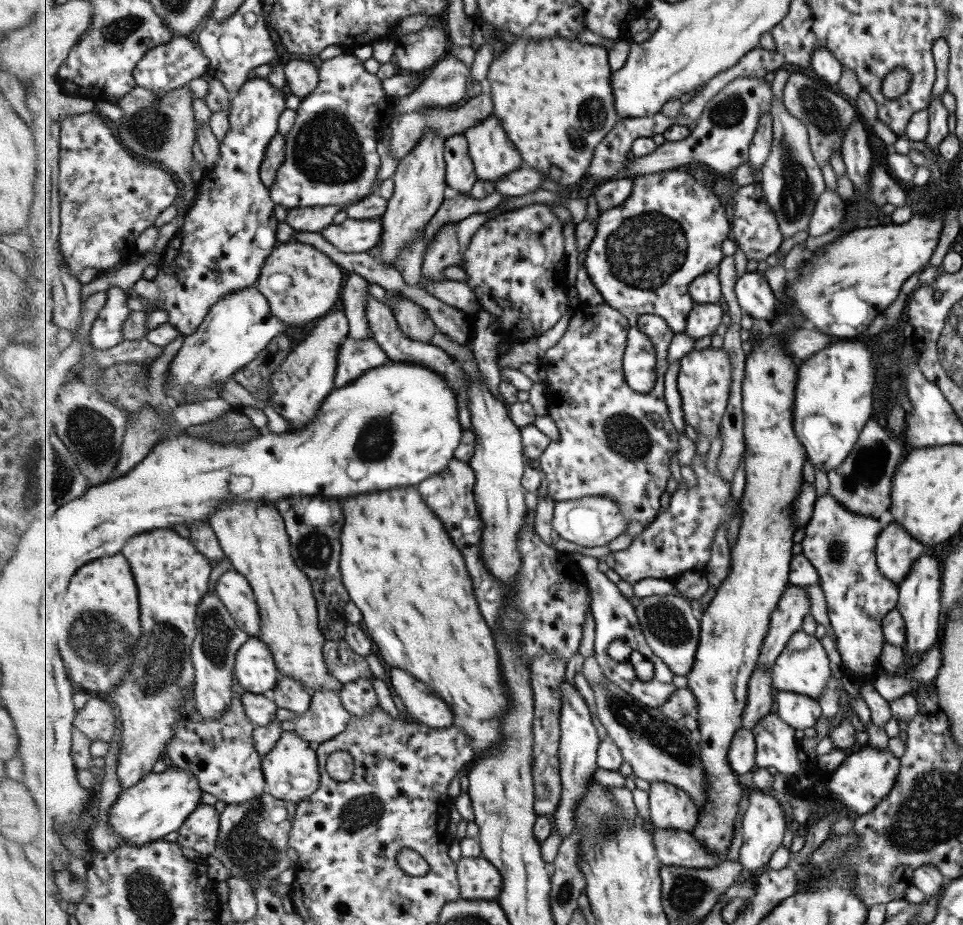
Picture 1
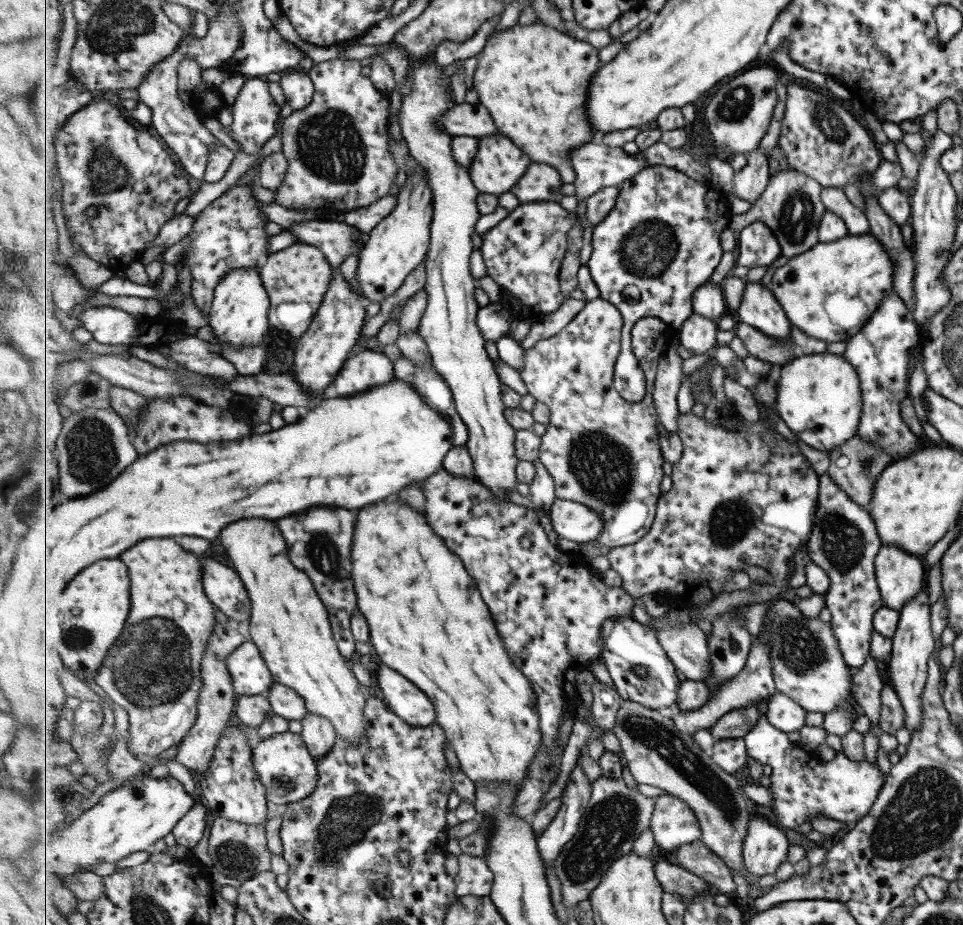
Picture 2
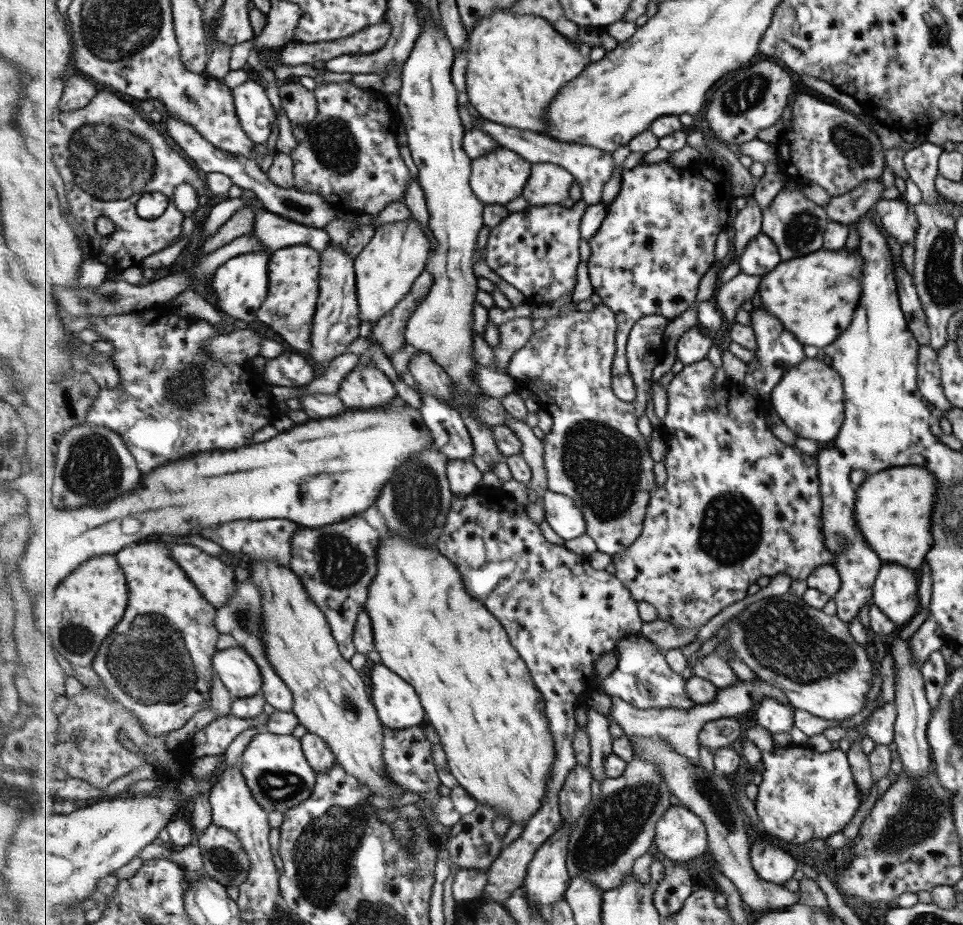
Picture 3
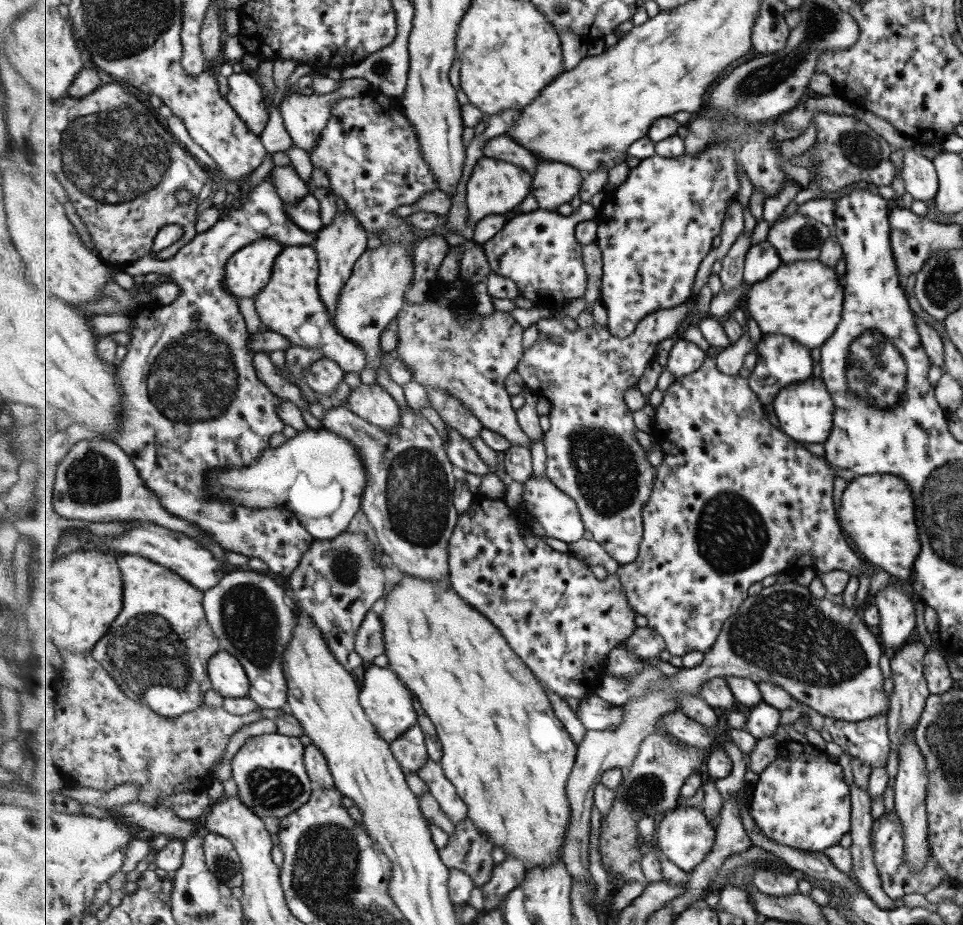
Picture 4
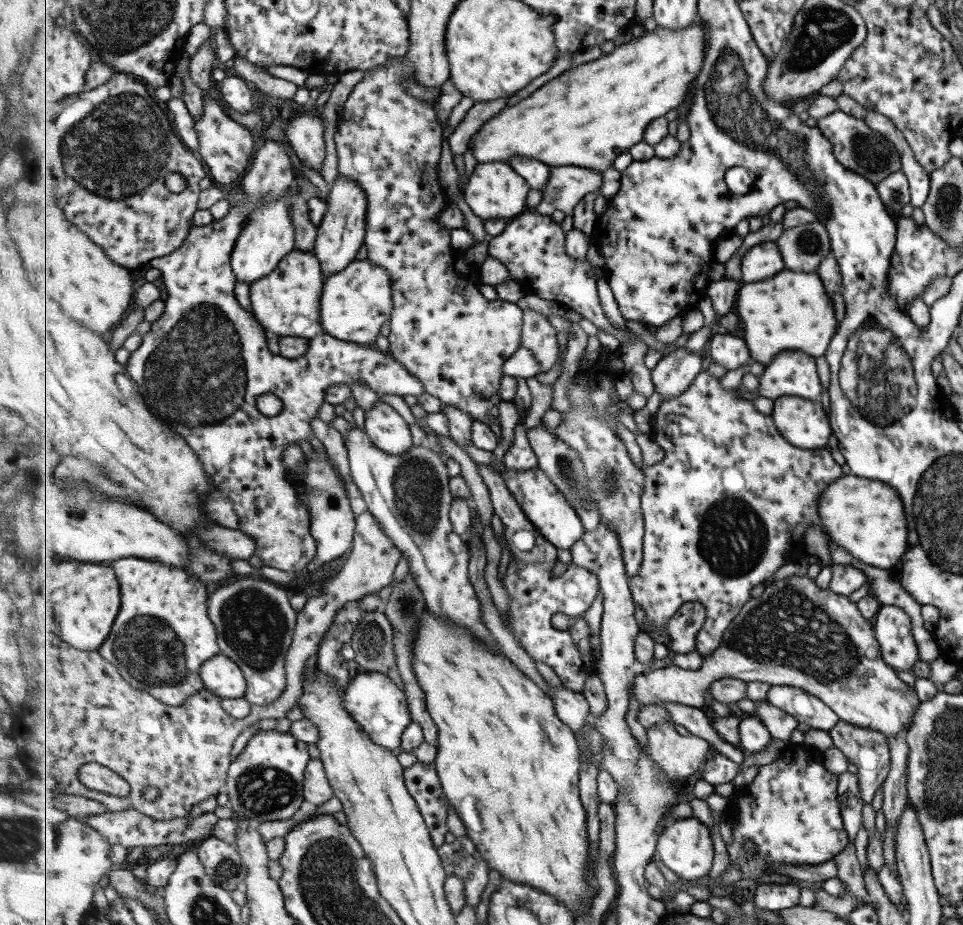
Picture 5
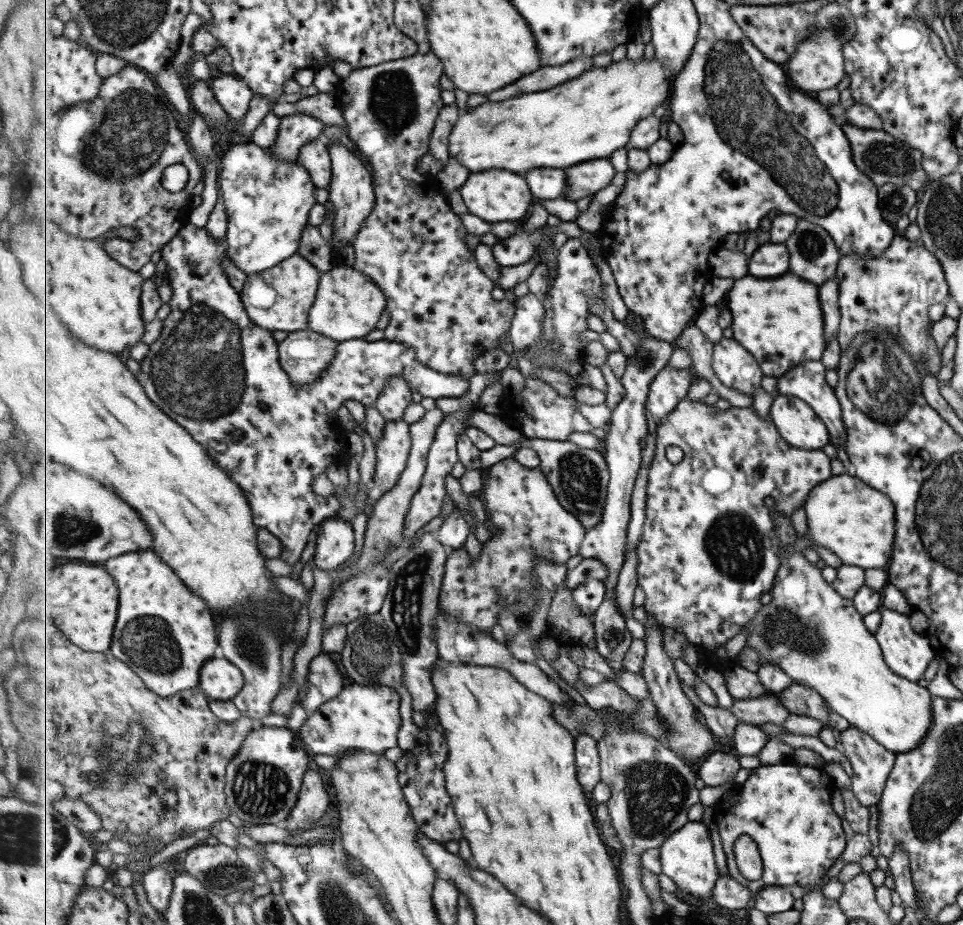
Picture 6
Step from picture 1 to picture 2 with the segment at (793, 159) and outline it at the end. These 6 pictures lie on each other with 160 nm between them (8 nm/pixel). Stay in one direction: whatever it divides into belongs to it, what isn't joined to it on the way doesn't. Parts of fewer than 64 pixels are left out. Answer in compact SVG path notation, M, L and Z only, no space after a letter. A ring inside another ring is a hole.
M789 166L770 177L765 192L755 201L755 206L744 214L734 215L729 228L740 232L753 222L763 222L777 238L782 256L788 259L799 257L819 243L818 228L825 213L820 199L821 189L822 186L813 177Z

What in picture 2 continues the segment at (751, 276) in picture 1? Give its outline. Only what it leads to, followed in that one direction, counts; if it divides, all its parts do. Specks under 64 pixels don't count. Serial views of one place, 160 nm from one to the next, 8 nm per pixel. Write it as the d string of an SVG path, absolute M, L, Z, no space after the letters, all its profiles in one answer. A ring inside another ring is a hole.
M746 282L745 294L742 305L738 308L738 316L742 322L756 326L761 332L776 338L775 340L793 340L791 336L791 319L787 316L786 310L776 299L775 294L769 287L761 282Z

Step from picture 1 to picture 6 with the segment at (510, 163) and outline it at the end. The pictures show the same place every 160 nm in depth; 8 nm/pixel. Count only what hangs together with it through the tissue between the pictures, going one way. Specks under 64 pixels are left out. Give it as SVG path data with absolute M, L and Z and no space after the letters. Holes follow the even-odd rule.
M487 170L487 172L471 174L471 178L460 188L460 194L470 214L479 216L491 224L519 222L529 212L531 204L534 204L527 180L511 170Z

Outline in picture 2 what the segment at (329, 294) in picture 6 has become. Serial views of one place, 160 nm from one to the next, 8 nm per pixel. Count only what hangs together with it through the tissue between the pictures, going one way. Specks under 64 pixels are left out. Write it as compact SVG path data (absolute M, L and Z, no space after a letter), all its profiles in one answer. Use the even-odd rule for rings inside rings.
M414 159L412 173L407 177L406 182L396 195L398 198L397 208L393 214L387 216L382 222L372 230L369 241L359 256L359 266L357 268L357 280L364 290L367 302L377 302L383 304L389 297L393 297L399 289L406 284L407 278L419 268L419 265L426 260L430 253L431 246L431 226L434 222L434 194L431 185L428 183L424 168Z

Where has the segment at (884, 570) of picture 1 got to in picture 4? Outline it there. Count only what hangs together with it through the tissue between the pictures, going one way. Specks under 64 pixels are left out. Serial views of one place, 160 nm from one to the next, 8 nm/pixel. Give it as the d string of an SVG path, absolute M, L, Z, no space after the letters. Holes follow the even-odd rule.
M887 583L869 602L878 610L880 619L874 632L879 642L884 648L899 650L914 634L915 615L910 598L893 583Z

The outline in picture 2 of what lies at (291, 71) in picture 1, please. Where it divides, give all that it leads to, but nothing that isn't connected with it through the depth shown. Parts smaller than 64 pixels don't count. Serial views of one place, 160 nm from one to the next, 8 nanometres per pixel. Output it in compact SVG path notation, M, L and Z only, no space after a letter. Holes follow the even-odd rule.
M292 71L281 75L281 81L288 104L293 110L303 110L311 104L316 86L309 75Z

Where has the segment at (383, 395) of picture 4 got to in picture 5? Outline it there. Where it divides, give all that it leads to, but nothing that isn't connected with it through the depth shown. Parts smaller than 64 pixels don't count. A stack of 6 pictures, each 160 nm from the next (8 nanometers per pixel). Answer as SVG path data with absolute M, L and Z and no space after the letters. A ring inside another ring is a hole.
M383 400L365 412L364 428L386 453L405 455L413 448L413 436L406 418Z

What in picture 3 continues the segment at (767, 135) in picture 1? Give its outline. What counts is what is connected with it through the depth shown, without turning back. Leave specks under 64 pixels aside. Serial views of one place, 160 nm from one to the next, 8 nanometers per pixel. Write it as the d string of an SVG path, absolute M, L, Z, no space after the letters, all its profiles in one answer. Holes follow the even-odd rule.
M752 189L747 193L744 198L747 199L747 207L734 213L732 225L735 228L736 244L736 260L741 260L740 256L745 252L747 244L755 238L755 236L762 233L762 217L764 216L761 211L759 202L755 200L755 190Z

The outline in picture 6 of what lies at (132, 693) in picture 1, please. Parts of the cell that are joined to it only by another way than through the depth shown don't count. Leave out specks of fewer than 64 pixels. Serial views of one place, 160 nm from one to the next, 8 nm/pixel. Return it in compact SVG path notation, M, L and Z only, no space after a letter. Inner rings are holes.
M155 552L123 554L111 558L105 566L121 588L119 626L110 651L132 667L149 690L163 698L200 687L203 665L221 650L217 648L215 618L207 602L193 594Z

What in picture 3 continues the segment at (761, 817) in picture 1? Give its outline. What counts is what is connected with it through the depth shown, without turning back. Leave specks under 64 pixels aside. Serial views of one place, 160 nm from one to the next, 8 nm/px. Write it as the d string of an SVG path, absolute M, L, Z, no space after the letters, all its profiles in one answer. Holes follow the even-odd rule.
M763 838L751 845L750 855L759 876L778 885L789 882L799 866L787 849Z

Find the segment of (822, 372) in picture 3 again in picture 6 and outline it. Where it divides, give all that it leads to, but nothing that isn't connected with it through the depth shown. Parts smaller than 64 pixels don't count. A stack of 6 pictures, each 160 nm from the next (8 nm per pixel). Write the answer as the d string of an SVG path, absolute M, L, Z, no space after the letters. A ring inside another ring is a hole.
M779 394L769 411L782 437L803 450L817 450L829 442L825 423L798 396Z

